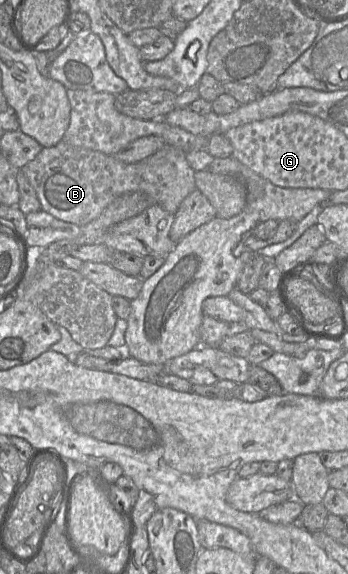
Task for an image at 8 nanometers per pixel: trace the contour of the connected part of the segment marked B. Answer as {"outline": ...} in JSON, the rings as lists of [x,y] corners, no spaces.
{"outline":[[[61,140],[54,146],[42,148],[33,160],[20,169],[34,188],[43,211],[78,226],[84,226],[97,218],[114,199],[128,192],[144,193],[152,200],[152,204],[158,204],[171,214],[175,214],[181,202],[196,189],[195,171],[186,159],[186,152],[171,145],[165,145],[140,162],[128,164],[118,160],[114,155],[73,146]]]}

